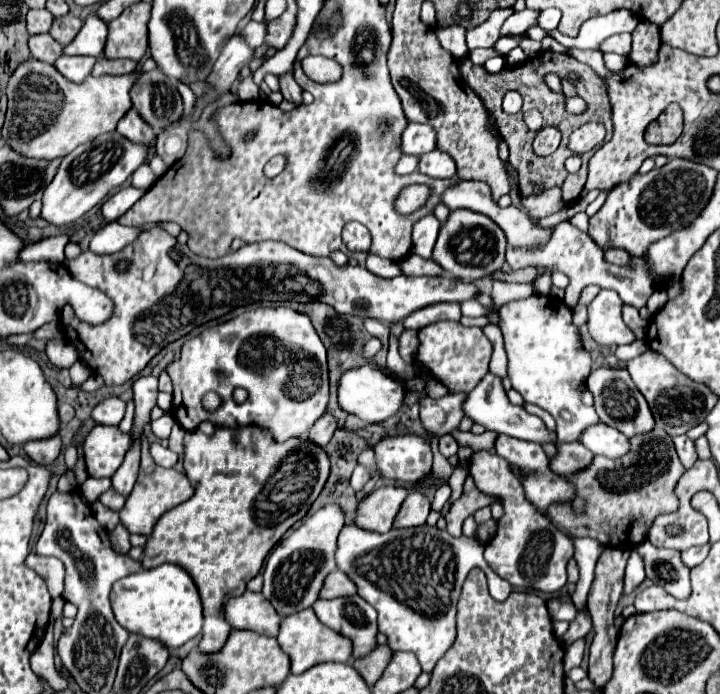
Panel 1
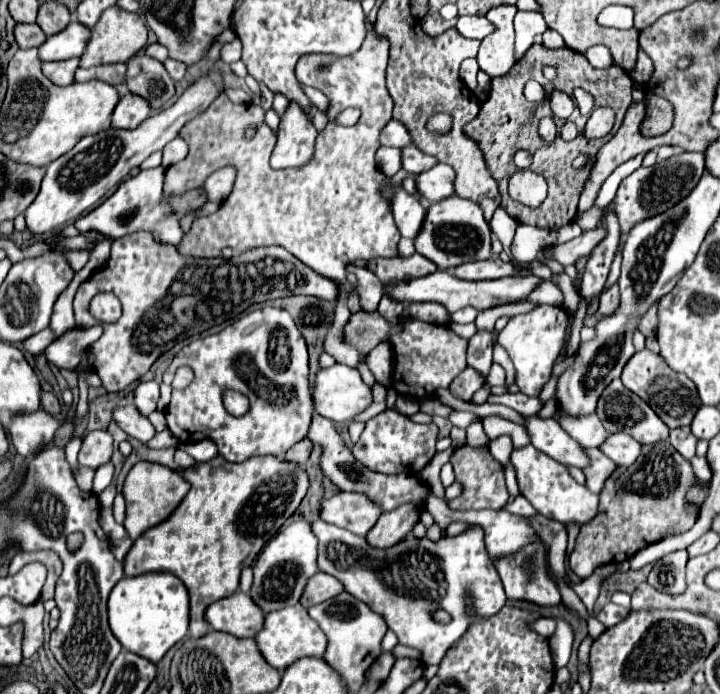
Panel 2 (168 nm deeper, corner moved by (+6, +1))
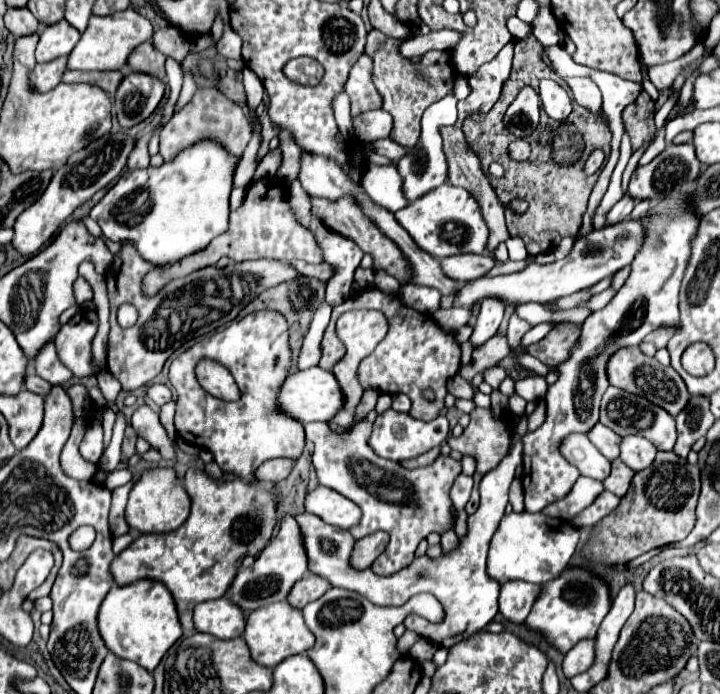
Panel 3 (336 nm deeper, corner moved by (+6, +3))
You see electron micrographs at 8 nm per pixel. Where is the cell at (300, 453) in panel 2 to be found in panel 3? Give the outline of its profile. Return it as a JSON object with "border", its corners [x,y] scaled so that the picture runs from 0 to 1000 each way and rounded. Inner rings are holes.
{"border":[[[375,661],[353,679],[353,687],[358,687],[358,693],[386,696],[403,684],[406,673],[408,673],[408,664],[403,661]]]}

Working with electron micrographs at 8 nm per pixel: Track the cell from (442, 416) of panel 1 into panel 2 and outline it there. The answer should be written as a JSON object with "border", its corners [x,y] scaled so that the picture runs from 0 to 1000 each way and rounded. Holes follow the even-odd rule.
{"border":[[[647,529],[625,555],[625,563],[631,572],[642,575],[642,578],[653,578],[656,569],[669,558],[669,543],[656,535],[653,529]]]}

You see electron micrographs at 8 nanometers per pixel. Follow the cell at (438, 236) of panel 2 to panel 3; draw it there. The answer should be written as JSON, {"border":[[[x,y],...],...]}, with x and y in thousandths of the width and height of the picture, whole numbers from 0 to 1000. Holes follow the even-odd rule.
{"border":[[[617,264],[608,272],[600,272],[597,278],[581,284],[581,290],[567,293],[564,301],[556,301],[553,307],[547,307],[547,313],[569,336],[578,353],[603,370],[675,362],[675,321],[658,284],[642,269],[628,269],[625,264]]]}

